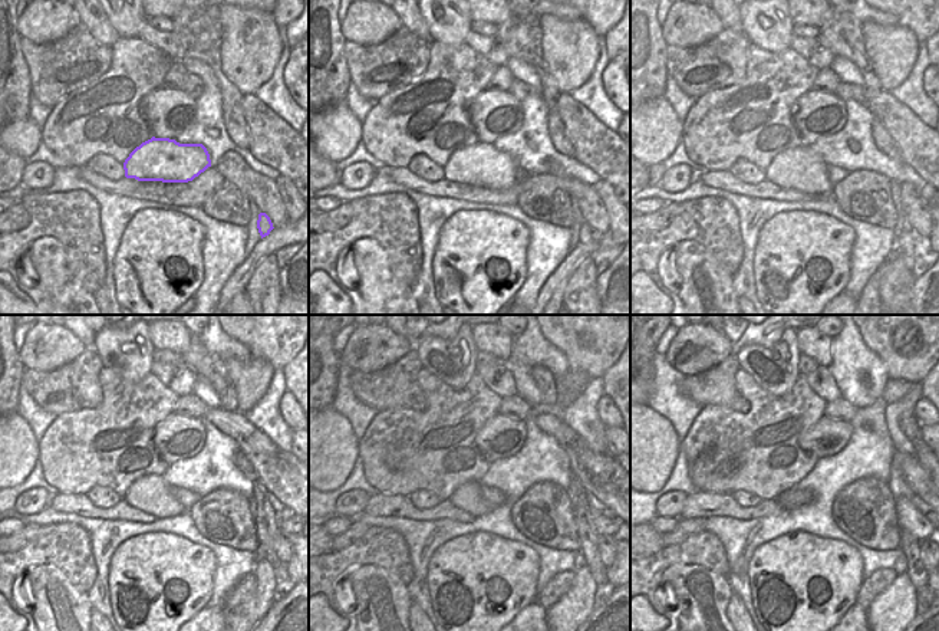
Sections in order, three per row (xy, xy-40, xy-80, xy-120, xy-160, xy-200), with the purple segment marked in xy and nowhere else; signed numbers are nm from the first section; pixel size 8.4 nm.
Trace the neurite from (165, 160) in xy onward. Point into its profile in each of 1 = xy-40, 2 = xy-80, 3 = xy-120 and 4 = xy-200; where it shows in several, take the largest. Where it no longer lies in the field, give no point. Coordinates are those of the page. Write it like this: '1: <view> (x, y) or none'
1: xy-40 (480, 164)
2: xy-80 (801, 168)
3: xy-120 (150, 493)
4: xy-200 (793, 498)

